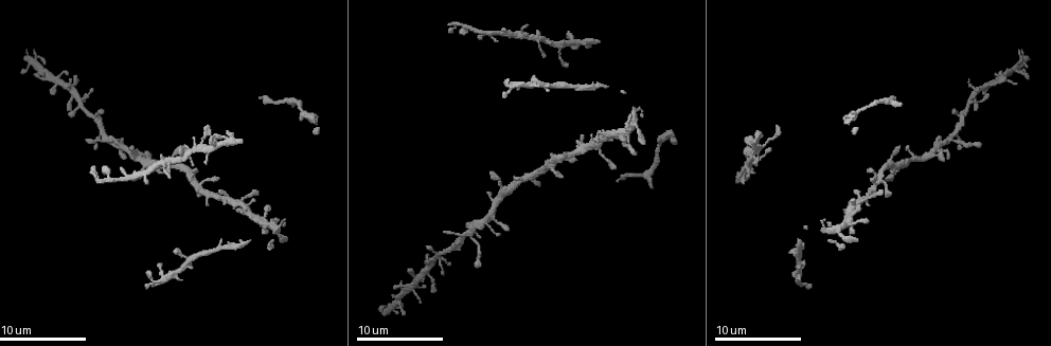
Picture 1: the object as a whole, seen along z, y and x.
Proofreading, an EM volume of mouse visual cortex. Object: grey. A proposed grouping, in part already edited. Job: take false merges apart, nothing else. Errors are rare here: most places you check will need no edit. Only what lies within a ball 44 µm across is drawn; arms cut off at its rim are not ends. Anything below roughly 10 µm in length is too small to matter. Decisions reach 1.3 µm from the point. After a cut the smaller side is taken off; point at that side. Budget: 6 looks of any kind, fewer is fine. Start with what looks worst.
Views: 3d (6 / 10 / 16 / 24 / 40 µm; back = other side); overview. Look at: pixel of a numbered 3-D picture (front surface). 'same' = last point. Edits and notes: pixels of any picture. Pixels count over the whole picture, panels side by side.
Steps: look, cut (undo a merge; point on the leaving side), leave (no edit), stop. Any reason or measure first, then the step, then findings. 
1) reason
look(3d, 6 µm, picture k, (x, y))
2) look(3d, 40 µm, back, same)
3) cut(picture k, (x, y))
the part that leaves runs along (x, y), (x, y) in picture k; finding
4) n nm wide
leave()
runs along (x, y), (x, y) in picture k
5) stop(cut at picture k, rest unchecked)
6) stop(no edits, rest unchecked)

look(3d, 10 µm, picture 1, (610, 133))

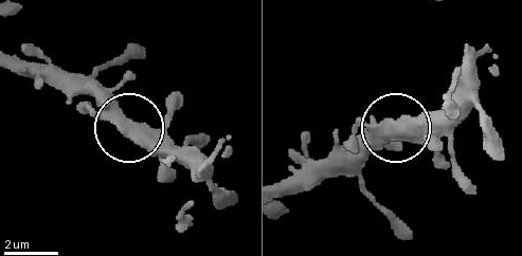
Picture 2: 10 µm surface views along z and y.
look(3d, 10 µm, back, picture 2, (393, 125))

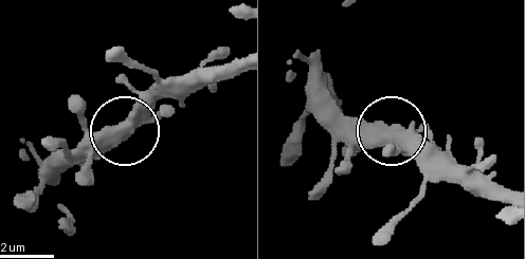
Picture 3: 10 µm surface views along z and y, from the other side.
side arm 42 µm
leave()
runs along (384, 141), (398, 136), (430, 168) in picture 3; all the same cell

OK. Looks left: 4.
thin neck
look(3d, 10 µm, picture 1, (966, 111))

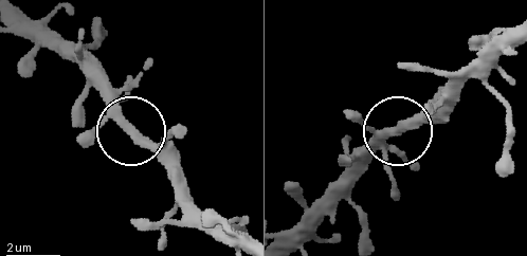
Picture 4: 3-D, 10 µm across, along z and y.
320 nm wide
leave()
runs along (238, 245), (90, 87) in picture 4; one cell here

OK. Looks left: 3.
sudden change in width
look(3d, 10 µm, picture 1, (123, 146))

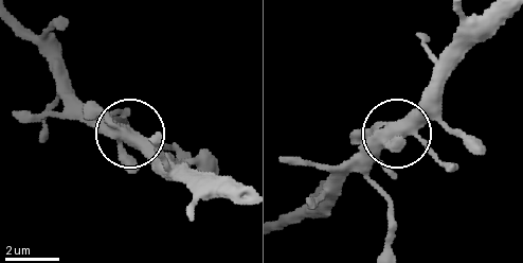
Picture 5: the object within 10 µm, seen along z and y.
zoom in
look(3d, 6 µm, picture 5, (126, 138))

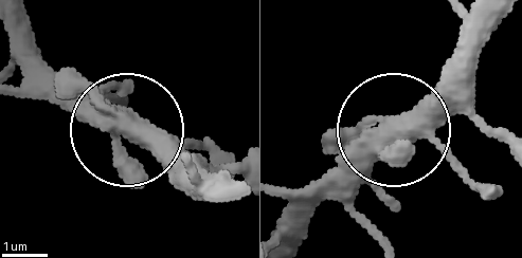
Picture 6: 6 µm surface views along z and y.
420 nm wide
leave()
runs along (237, 190), (173, 179), (40, 57) in picture 6; all the same cell

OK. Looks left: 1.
stop(no edits, rest unchecked)

